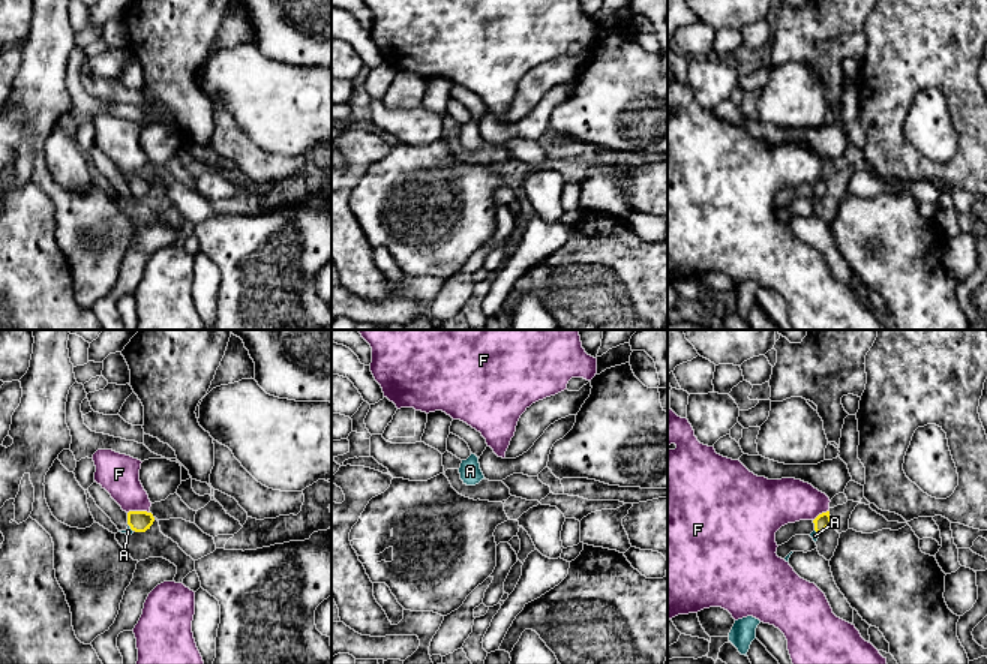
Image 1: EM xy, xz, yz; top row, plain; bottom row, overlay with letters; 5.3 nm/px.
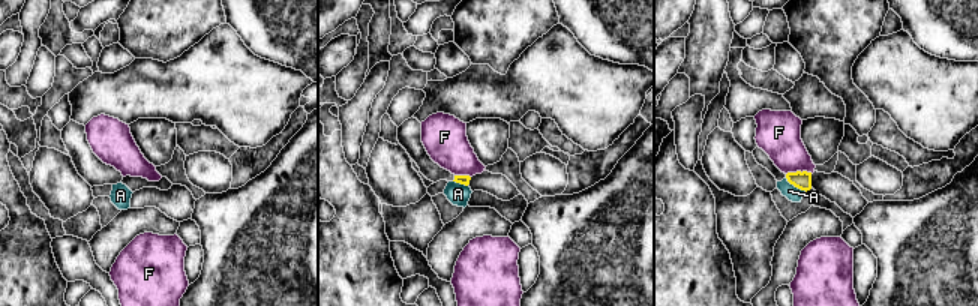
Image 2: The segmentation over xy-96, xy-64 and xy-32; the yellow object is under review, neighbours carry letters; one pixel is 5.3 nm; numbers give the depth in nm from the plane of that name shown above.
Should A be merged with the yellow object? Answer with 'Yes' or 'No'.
No

